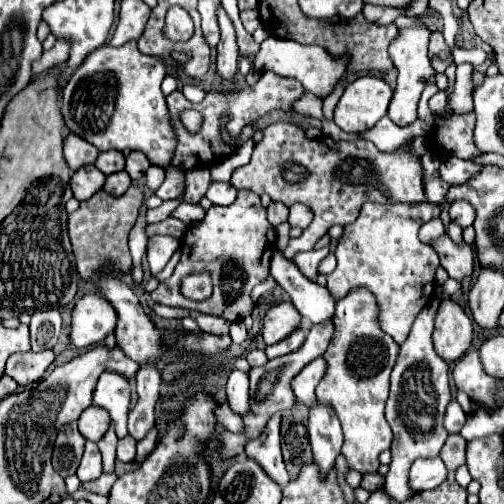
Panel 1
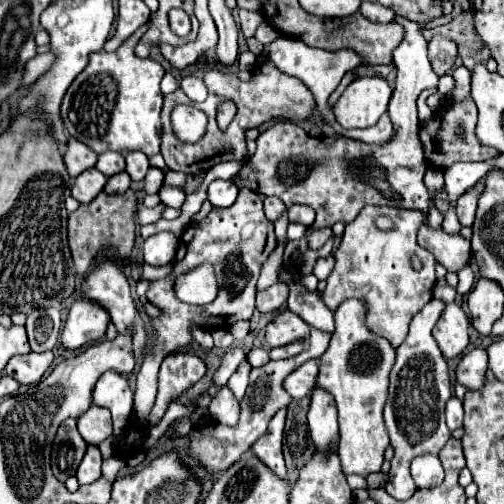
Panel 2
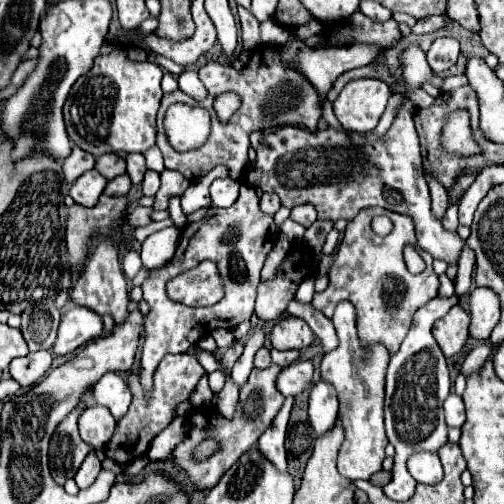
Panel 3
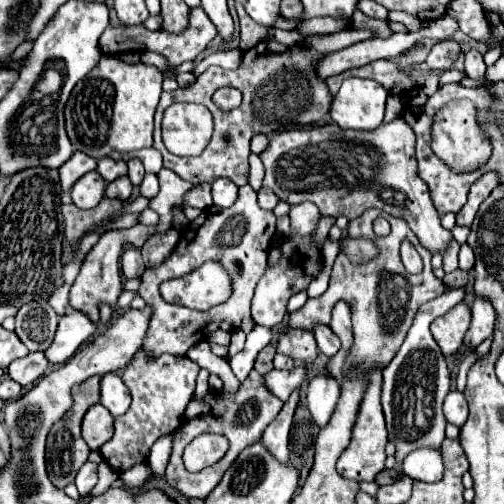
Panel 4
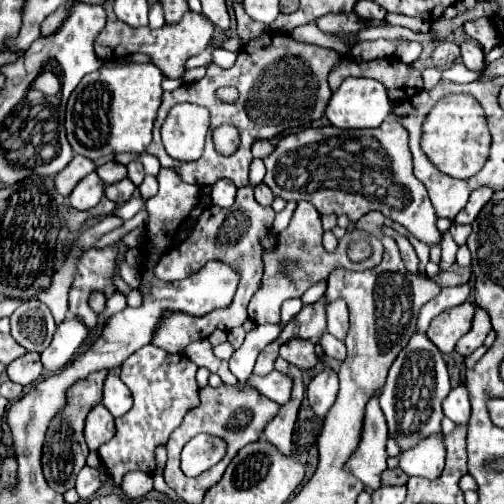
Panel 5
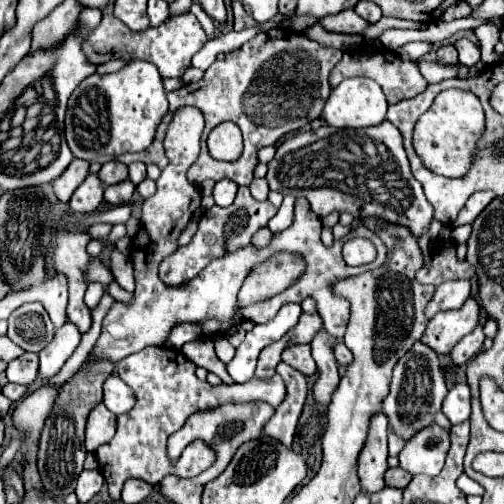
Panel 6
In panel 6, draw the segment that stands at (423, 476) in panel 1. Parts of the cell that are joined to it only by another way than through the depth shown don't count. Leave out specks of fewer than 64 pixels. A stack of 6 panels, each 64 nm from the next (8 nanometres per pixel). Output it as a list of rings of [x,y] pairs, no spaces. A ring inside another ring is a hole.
[[[430,424],[412,436],[400,452],[400,468],[410,474],[438,476],[450,448],[450,430]]]

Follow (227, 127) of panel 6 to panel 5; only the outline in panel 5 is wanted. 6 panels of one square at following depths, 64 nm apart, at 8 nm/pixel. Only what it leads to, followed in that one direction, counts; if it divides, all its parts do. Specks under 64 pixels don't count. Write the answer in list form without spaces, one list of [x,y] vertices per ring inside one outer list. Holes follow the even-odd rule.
[[[224,124],[224,126],[216,128],[212,132],[212,142],[214,142],[216,152],[222,152],[222,156],[230,156],[232,152],[236,152],[236,148],[240,144],[238,128],[232,124]]]

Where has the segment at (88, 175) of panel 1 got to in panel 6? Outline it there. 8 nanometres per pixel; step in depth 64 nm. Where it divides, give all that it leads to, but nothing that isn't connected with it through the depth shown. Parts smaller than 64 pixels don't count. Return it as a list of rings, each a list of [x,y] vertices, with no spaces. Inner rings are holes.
[[[90,174],[72,194],[70,198],[70,208],[78,214],[90,214],[96,212],[100,208],[100,204],[104,202],[102,198],[104,194],[104,184],[100,182],[100,178],[96,174]]]

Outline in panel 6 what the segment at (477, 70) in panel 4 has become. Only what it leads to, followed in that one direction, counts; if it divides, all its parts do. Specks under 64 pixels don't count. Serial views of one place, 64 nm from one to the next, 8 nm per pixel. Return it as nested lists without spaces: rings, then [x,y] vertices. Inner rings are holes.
[[[460,38],[454,42],[454,48],[460,54],[460,64],[464,66],[476,66],[476,62],[480,62],[480,50],[474,42],[470,42],[468,38]]]

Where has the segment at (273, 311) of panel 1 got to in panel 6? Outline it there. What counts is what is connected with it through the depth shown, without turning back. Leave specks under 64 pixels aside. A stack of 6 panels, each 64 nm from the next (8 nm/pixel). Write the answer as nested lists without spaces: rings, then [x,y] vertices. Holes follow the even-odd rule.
[[[294,344],[294,346],[288,346],[282,354],[282,360],[296,368],[298,372],[302,372],[304,376],[314,376],[316,374],[316,362],[312,360],[312,354],[310,354],[310,344]]]

